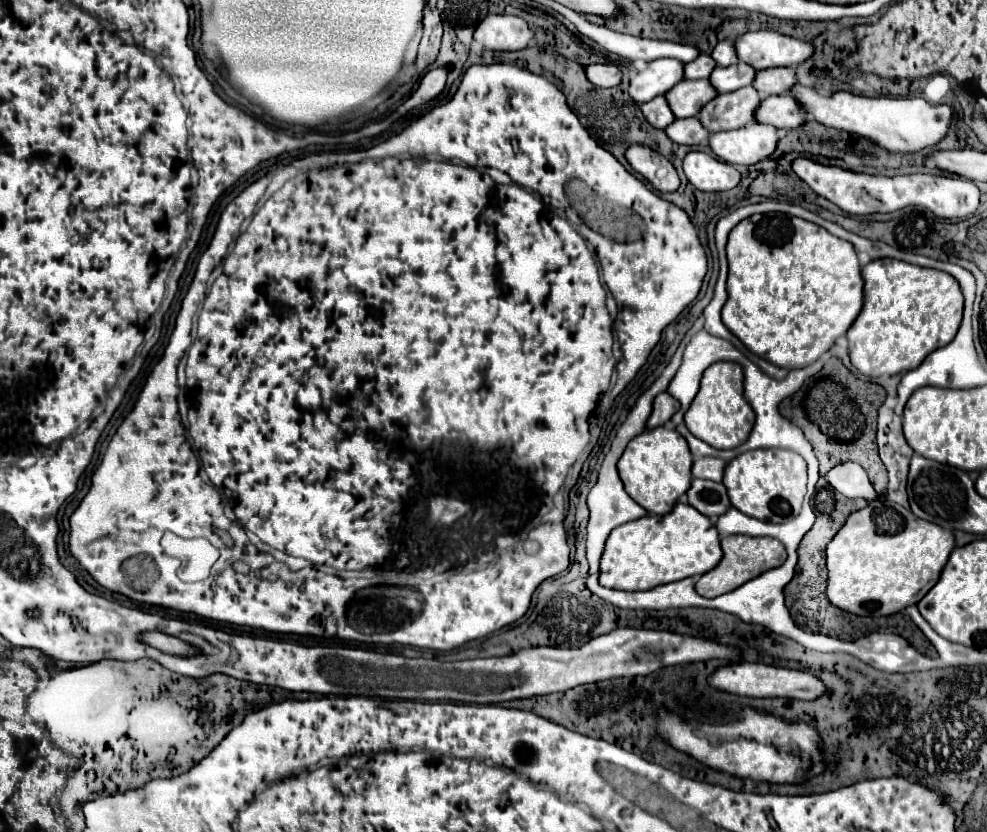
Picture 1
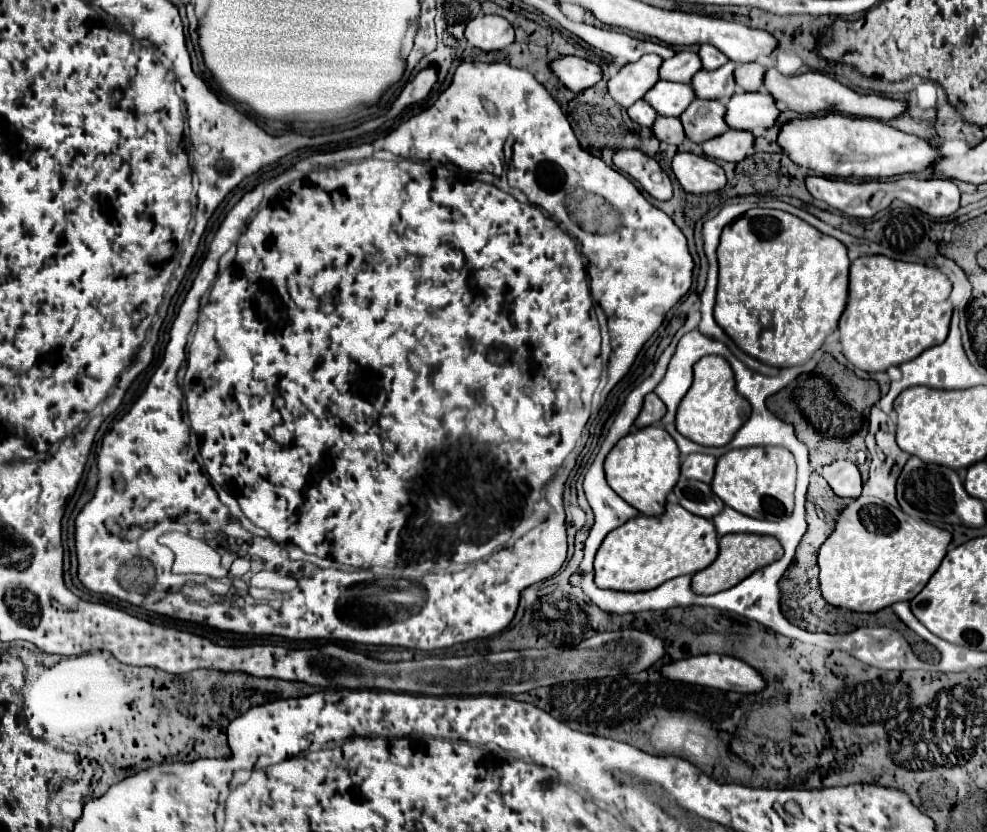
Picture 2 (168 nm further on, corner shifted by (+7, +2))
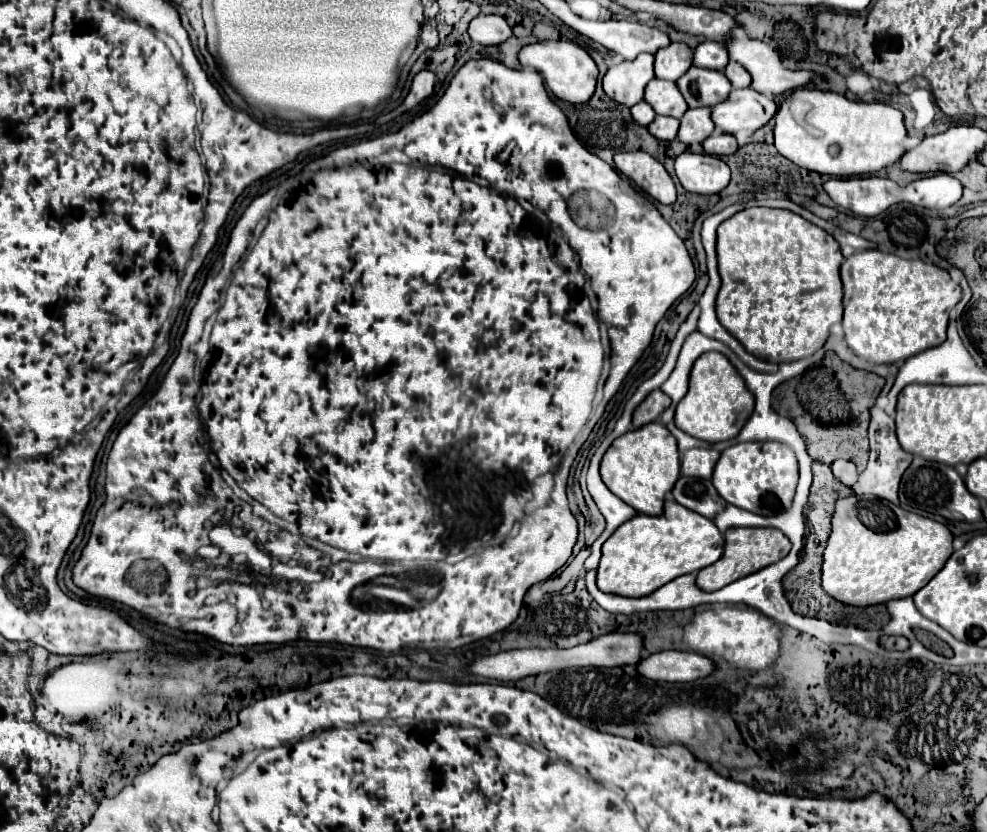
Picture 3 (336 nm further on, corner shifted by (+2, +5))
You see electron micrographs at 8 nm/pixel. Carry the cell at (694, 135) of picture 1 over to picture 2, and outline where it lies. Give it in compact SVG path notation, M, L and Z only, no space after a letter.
M657 117L651 129L653 129L653 133L659 141L665 141L665 143L671 143L671 145L679 145L685 139L683 125L675 117Z

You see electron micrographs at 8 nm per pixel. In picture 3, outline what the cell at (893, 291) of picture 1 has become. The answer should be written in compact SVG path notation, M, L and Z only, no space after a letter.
M864 250L846 258L840 274L844 282L842 328L848 346L856 356L872 364L894 364L900 360L908 360L910 356L934 348L946 340L948 314L962 296L960 286L950 278L946 270L922 260L904 260L880 250Z

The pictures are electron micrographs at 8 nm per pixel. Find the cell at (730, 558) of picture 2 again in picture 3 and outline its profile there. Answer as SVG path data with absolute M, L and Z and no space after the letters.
M730 528L726 532L726 546L722 558L712 566L702 568L698 572L696 584L706 592L714 592L718 588L732 584L734 580L740 580L752 572L758 572L764 566L782 560L790 552L790 548L792 548L790 540L776 528Z

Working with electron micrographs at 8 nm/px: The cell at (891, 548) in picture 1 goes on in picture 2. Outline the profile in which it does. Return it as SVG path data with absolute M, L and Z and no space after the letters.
M857 497L841 511L835 531L819 549L819 581L823 599L833 607L865 613L885 609L897 601L911 601L927 585L931 575L941 565L943 557L947 555L949 543L949 531L939 529L921 519L913 519L905 515L901 509L885 505L885 501L877 501L875 497Z

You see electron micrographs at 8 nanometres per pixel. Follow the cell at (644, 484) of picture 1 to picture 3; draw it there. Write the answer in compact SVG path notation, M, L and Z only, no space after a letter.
M660 422L646 424L636 430L628 430L612 442L606 450L600 466L604 484L626 504L642 514L658 516L664 512L664 496L672 490L680 474L680 454L676 438Z

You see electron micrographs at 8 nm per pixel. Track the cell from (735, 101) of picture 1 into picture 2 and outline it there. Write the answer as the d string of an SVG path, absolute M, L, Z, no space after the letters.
M695 99L681 115L685 135L695 143L703 143L725 133L729 127L725 125L723 115L725 115L723 103Z

